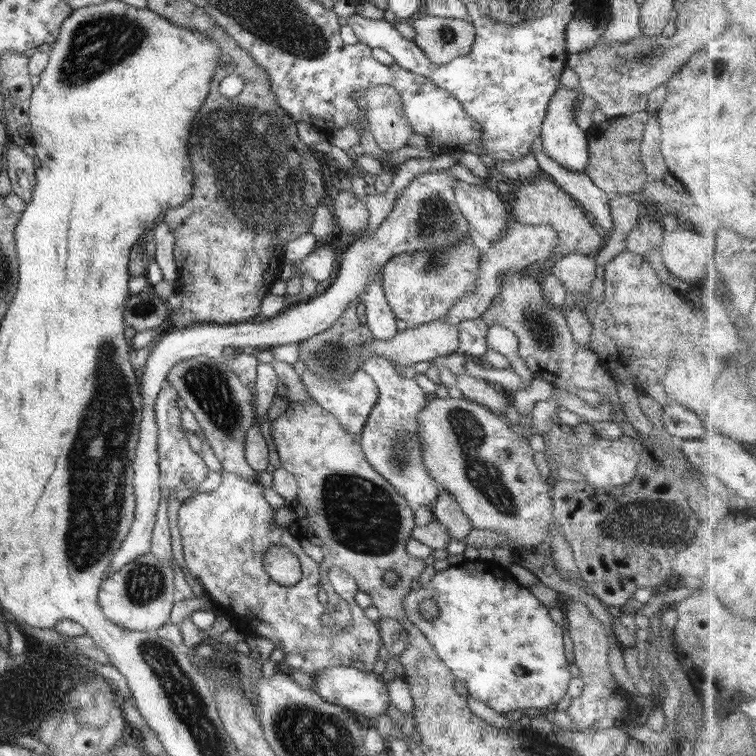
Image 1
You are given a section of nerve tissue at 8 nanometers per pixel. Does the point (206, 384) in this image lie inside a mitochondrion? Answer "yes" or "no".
yes

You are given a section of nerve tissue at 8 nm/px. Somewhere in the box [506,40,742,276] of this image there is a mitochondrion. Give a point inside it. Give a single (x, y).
(718, 70)

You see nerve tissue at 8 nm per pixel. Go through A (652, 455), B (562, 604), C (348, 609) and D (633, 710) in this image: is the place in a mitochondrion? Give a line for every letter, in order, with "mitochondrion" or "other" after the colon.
A: other
B: other
C: other
D: other

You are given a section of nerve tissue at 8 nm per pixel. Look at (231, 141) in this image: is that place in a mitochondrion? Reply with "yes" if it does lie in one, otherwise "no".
yes

